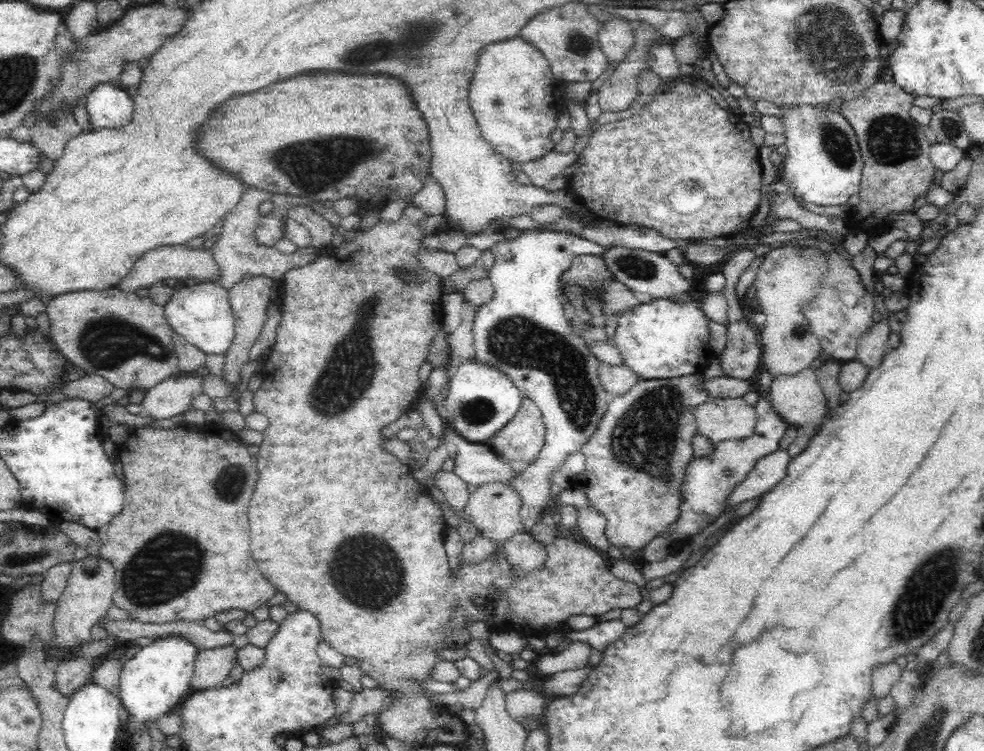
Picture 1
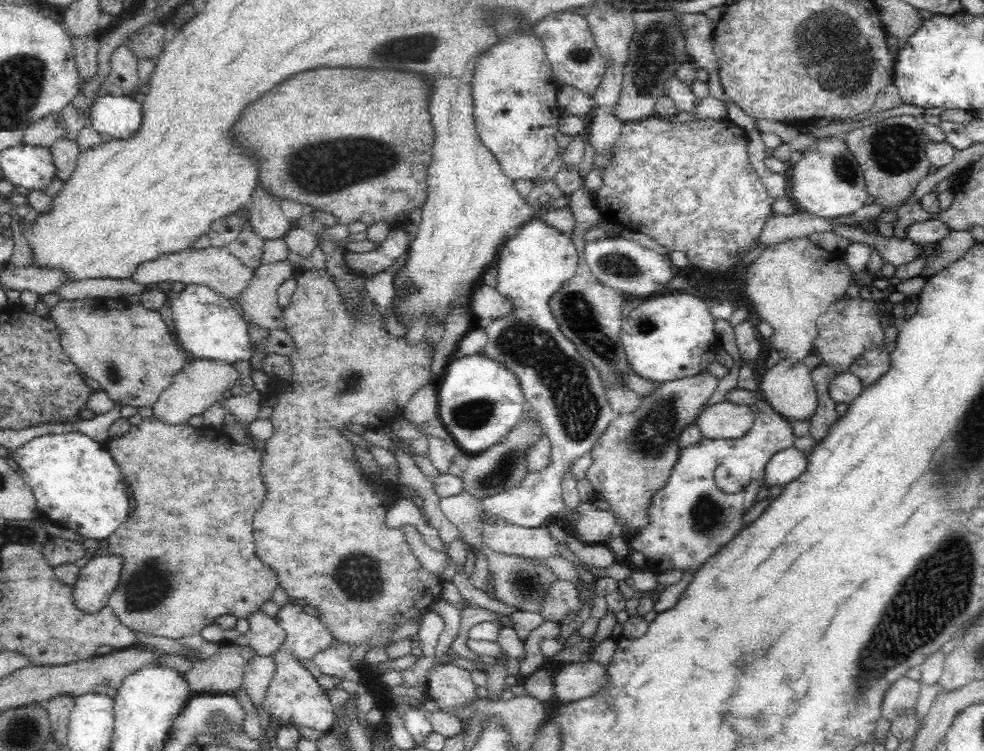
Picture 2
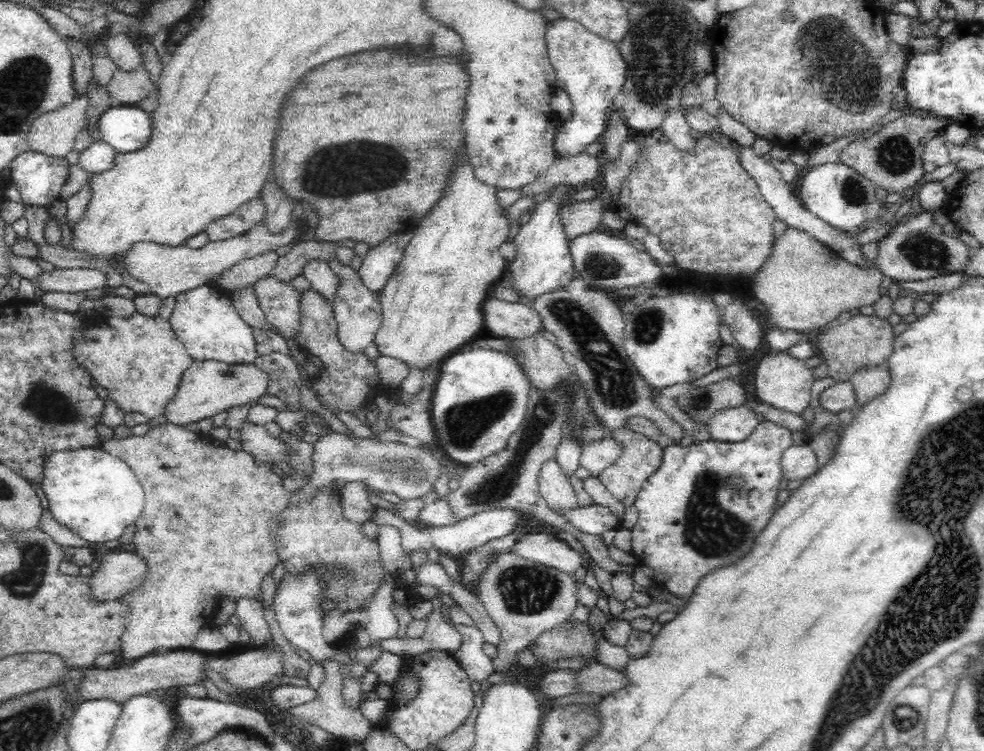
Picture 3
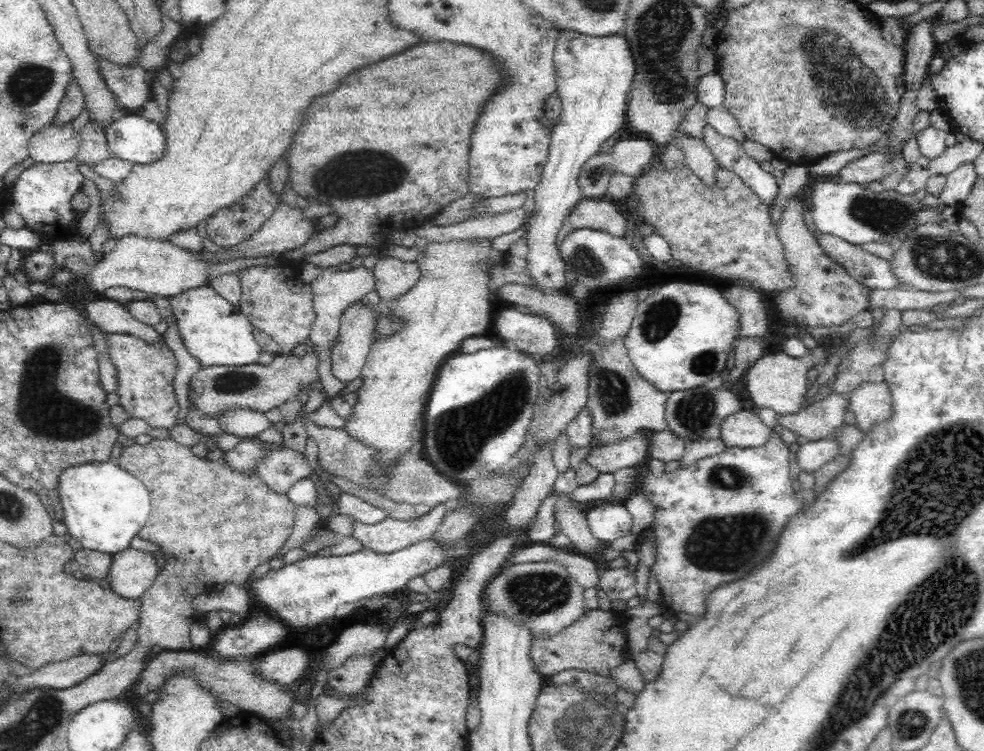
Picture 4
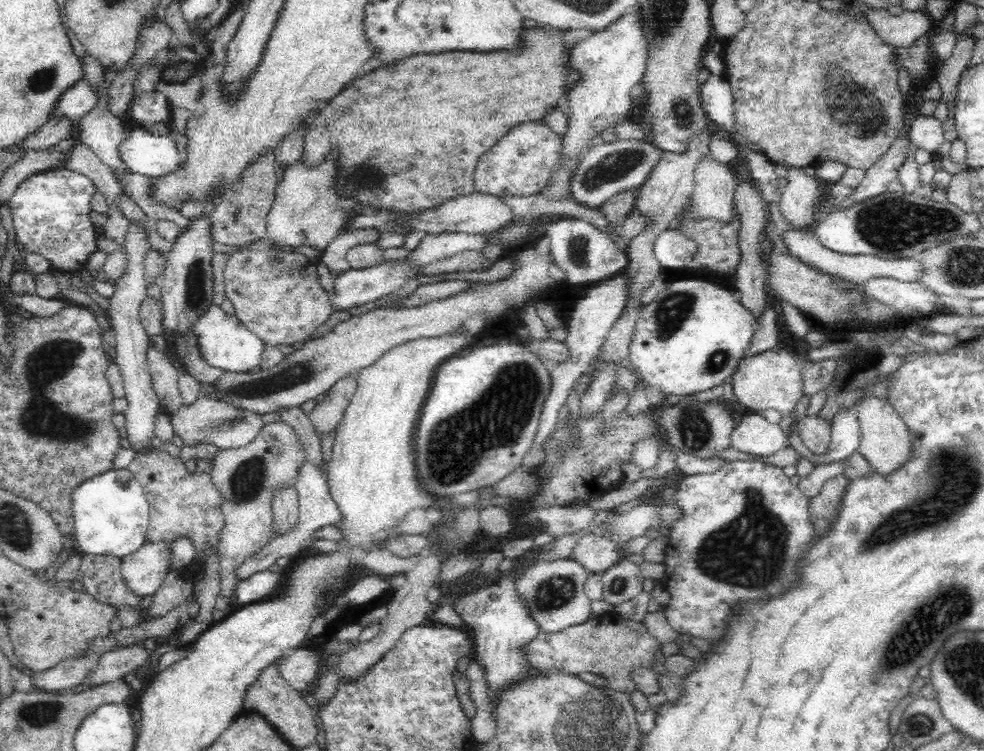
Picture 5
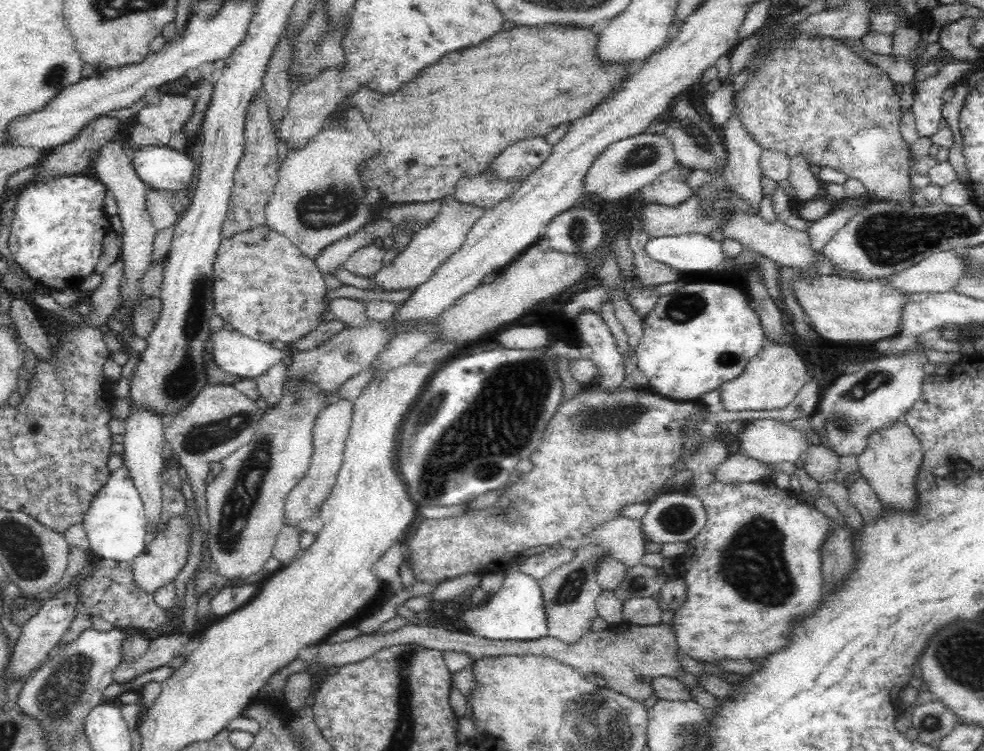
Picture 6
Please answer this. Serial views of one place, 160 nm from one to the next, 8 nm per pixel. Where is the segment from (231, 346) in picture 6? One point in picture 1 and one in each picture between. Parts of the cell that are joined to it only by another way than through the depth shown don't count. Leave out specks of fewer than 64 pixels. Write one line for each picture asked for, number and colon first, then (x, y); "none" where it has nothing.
1: (202, 313)
2: (208, 325)
3: (202, 318)
4: (215, 332)
5: (225, 343)

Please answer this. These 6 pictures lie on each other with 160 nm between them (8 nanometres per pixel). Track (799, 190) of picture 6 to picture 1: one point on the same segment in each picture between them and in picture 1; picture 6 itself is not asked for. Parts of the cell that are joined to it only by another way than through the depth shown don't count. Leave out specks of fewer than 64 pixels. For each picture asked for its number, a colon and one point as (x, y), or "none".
1: (788, 277)
2: (790, 284)
3: (803, 285)
4: (821, 293)
5: (799, 200)

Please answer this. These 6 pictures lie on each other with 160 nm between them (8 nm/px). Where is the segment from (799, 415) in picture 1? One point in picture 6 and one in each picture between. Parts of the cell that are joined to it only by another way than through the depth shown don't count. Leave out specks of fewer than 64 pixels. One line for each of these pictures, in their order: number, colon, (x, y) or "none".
2: (790, 391)
3: (782, 381)
4: (777, 381)
5: (772, 379)
6: (772, 380)

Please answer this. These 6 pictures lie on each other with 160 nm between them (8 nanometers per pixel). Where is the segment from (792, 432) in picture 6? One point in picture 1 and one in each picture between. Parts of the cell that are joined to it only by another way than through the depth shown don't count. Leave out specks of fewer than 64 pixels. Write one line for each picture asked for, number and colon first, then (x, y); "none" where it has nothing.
1: (720, 419)
2: (724, 420)
3: (735, 424)
4: (743, 428)
5: (755, 435)

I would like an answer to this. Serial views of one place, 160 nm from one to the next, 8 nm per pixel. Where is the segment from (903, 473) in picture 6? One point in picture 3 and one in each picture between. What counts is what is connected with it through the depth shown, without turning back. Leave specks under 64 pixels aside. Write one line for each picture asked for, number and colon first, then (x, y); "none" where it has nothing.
3: (870, 381)
4: (870, 402)
5: (886, 442)

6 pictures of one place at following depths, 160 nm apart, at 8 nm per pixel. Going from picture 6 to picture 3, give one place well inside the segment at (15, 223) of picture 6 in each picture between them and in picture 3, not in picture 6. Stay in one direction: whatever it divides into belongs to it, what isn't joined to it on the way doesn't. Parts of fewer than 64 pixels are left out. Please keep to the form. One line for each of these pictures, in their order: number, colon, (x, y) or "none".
3: (38, 177)
4: (41, 195)
5: (50, 211)

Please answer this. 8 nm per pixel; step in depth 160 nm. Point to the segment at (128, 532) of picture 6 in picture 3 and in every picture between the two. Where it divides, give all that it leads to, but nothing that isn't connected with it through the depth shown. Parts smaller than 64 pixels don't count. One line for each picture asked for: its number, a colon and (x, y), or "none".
3: (93, 493)
4: (104, 506)
5: (111, 514)

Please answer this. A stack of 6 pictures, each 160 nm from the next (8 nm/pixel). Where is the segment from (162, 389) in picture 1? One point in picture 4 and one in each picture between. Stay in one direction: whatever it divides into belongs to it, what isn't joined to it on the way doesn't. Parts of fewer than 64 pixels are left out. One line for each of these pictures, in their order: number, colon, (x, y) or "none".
2: (201, 383)
3: (207, 388)
4: (213, 390)

